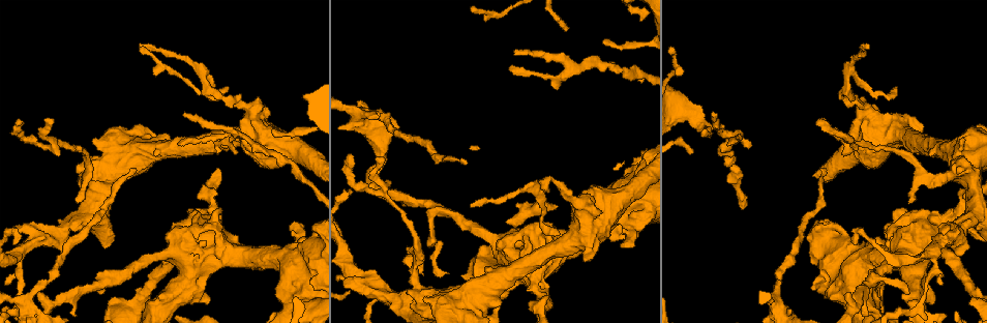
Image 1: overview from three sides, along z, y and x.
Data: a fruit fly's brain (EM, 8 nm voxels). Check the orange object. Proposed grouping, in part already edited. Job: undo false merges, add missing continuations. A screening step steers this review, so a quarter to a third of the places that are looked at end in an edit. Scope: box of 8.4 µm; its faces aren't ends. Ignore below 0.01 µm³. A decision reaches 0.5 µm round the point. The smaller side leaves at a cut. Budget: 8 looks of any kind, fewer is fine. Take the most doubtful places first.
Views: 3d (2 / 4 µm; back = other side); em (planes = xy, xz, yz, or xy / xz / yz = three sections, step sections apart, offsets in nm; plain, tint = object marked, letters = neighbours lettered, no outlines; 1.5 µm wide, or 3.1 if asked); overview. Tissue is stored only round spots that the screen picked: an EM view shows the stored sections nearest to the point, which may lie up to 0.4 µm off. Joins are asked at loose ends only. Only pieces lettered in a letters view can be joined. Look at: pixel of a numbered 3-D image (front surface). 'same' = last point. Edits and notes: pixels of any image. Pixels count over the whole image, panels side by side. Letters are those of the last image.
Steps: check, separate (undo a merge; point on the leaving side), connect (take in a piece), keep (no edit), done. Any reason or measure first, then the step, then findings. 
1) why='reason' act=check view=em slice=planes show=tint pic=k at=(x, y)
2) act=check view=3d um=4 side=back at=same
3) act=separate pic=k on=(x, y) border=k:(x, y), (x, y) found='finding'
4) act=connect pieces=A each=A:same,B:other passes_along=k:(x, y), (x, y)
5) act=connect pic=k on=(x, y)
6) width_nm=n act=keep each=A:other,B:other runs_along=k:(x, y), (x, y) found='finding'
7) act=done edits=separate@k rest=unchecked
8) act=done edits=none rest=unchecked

why='free end' act=check view=em slice=xz step=4 show=letters pic=1 at=(184, 114)

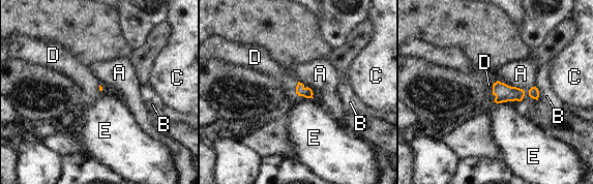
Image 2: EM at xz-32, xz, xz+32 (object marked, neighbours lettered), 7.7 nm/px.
why='another direction' act=check view=em slice=planes show=letters at=same

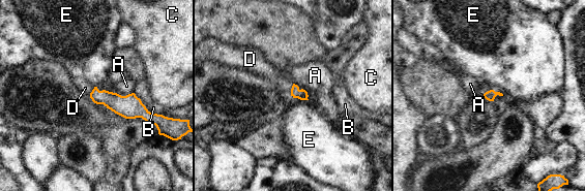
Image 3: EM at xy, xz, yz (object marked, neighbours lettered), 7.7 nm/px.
act=connect pieces=D each=A:other,B:other,C:other,D:same,E:other passes_along=3:(301, 94), (291, 90), (266, 70) found='the neuron continues'

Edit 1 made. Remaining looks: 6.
why='branch stops here' act=check view=3d um=2 pic=1 at=(115, 299)

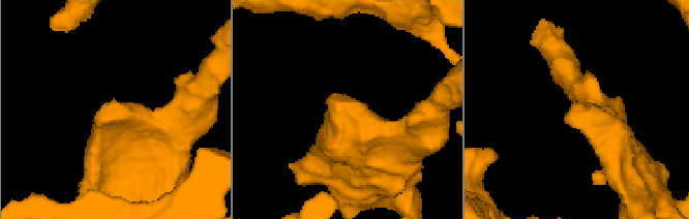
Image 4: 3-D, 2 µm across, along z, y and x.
why='need the tissue' act=check view=em slice=planes show=plain pic=4 at=(343, 102)

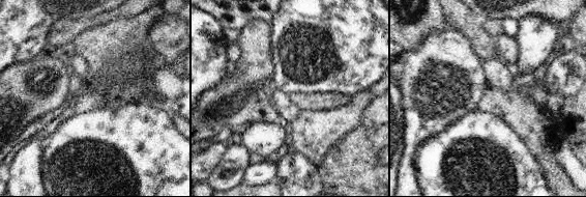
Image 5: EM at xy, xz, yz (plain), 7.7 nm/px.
why='what lies round it' act=check view=em slice=planes show=letters at=same

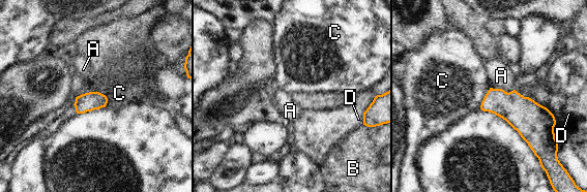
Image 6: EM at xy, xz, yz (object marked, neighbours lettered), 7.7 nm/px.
width_nm=140 act=keep each=A:other,B:other,C:other,D:other border=6:(76, 97), (100, 92), (108, 102) found='none of them fits'

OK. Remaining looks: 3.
act=done edits=connect@3 rest=unchecked

